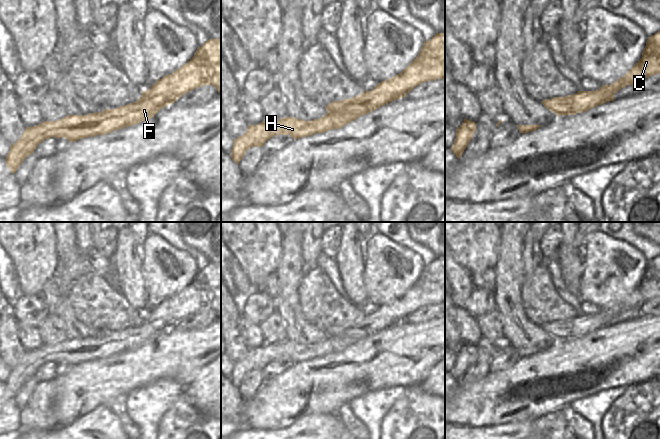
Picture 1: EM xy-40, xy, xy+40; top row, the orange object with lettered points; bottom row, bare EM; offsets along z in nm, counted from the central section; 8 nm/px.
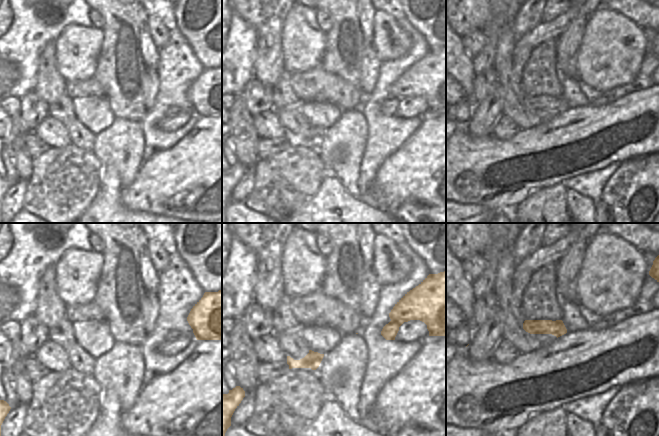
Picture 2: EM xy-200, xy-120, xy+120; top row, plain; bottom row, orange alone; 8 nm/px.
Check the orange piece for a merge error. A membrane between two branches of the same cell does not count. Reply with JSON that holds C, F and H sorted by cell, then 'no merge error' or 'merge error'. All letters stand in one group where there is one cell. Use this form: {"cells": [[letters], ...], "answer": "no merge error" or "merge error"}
{"cells": [["C", "F", "H"]], "answer": "no merge error"}

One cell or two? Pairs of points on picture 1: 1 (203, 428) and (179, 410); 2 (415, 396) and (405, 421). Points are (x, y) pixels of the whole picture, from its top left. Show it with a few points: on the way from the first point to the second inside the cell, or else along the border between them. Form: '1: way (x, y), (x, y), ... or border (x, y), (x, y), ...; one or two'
1: way (197, 428), (185, 416); one
2: way (415, 402), (415, 411), (411, 415); one

